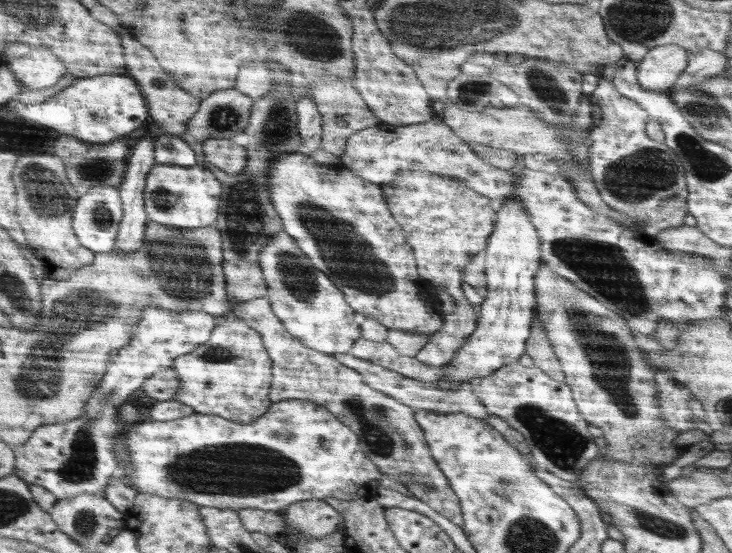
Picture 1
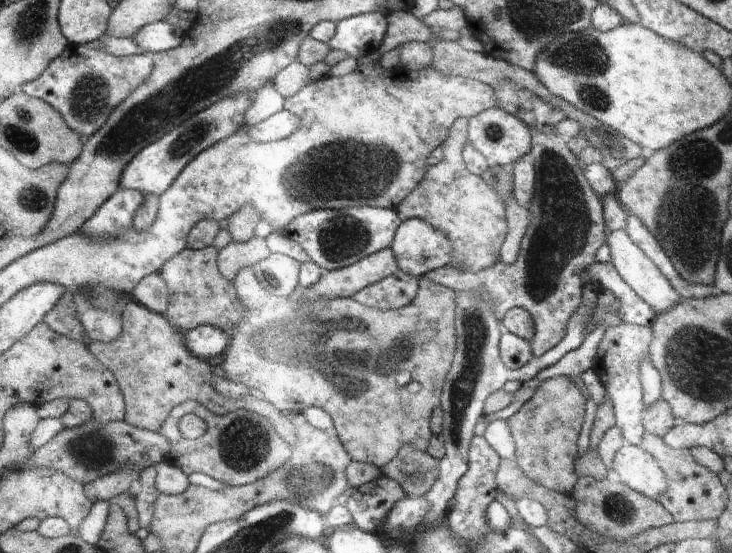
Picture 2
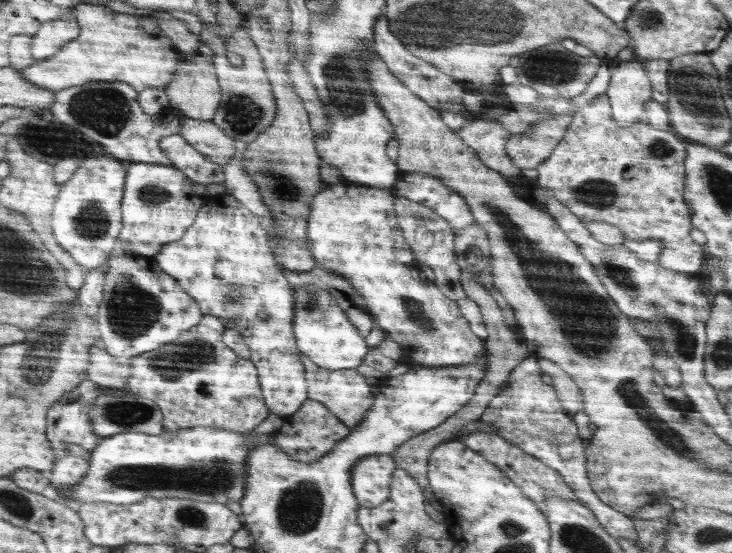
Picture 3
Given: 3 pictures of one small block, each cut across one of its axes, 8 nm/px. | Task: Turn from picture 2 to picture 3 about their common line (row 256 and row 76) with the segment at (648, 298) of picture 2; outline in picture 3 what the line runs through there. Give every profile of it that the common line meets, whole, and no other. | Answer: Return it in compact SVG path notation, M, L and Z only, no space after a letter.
M643 61L613 63L606 94L613 119L621 127L644 120L646 103L652 99L652 85Z

